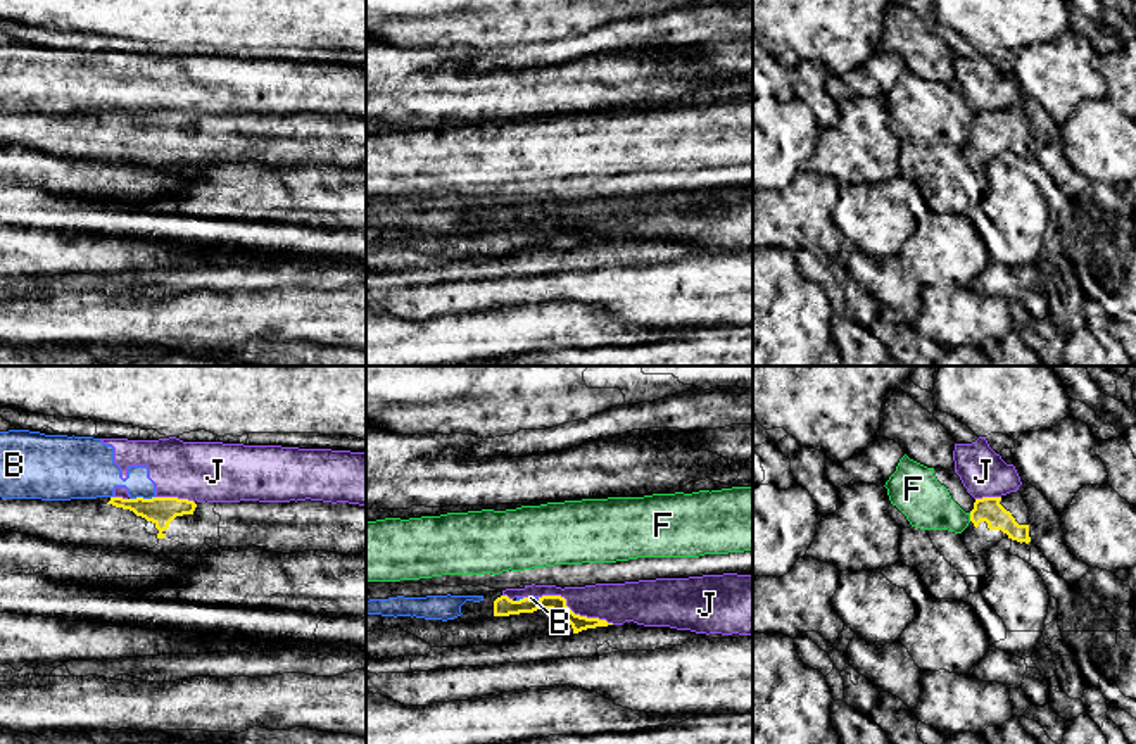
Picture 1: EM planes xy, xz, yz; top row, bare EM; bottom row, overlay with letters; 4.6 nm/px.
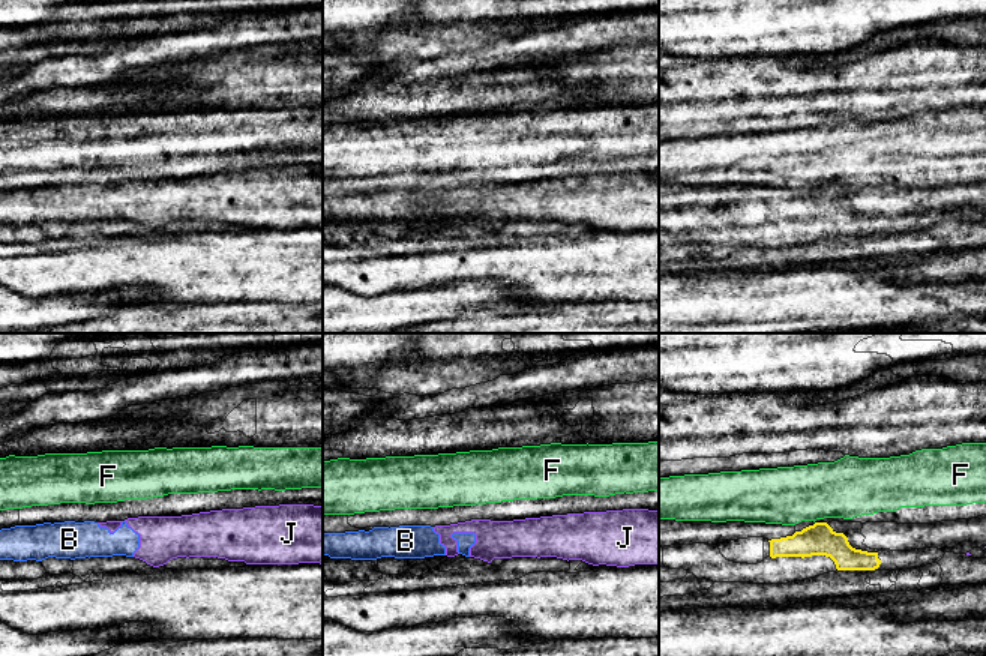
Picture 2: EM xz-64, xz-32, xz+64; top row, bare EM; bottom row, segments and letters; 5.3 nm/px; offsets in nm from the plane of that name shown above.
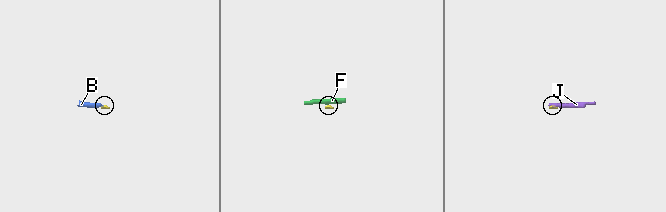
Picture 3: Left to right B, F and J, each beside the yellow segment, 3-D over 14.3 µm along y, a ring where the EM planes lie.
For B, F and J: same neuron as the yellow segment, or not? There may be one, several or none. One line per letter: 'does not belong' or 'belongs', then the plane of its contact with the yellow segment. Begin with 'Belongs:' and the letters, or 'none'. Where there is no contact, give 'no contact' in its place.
Belongs: none
B: does not belong; contact in xy
F: does not belong; contact in yz
J: does not belong; contact in xz

